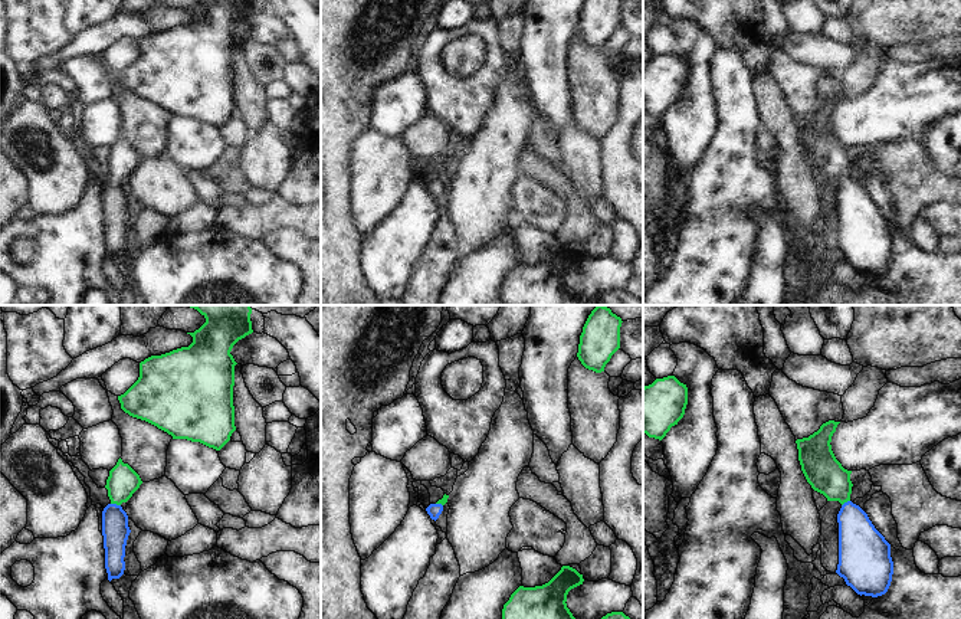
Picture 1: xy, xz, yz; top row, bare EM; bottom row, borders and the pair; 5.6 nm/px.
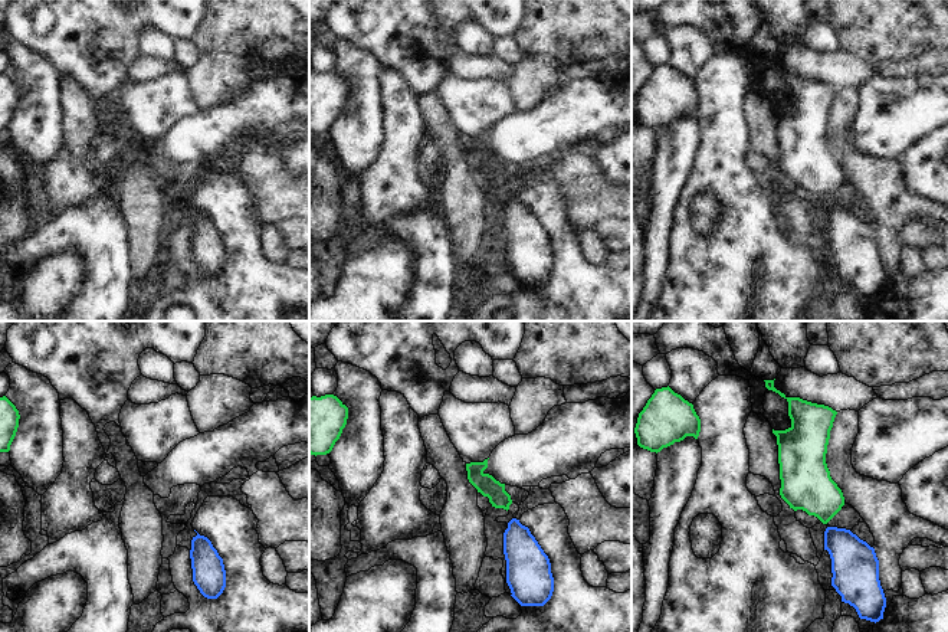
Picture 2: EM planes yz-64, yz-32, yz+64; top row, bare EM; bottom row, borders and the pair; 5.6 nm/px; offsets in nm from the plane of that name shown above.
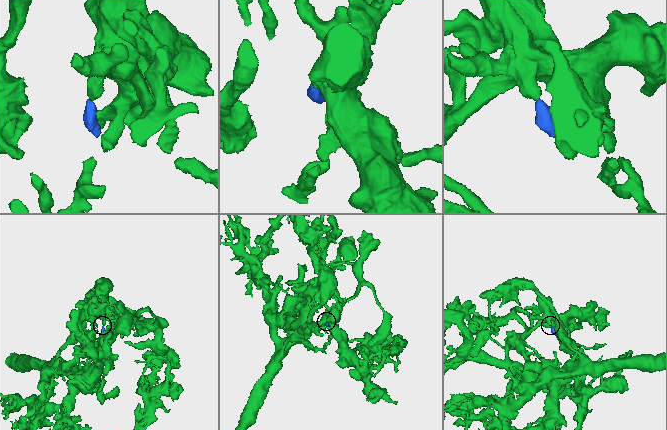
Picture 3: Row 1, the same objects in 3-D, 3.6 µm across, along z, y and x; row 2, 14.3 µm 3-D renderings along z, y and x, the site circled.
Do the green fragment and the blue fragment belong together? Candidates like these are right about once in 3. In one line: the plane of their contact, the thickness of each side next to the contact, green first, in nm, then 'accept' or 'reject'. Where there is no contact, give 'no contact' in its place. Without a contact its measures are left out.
xy | 170/150 nm | accept

